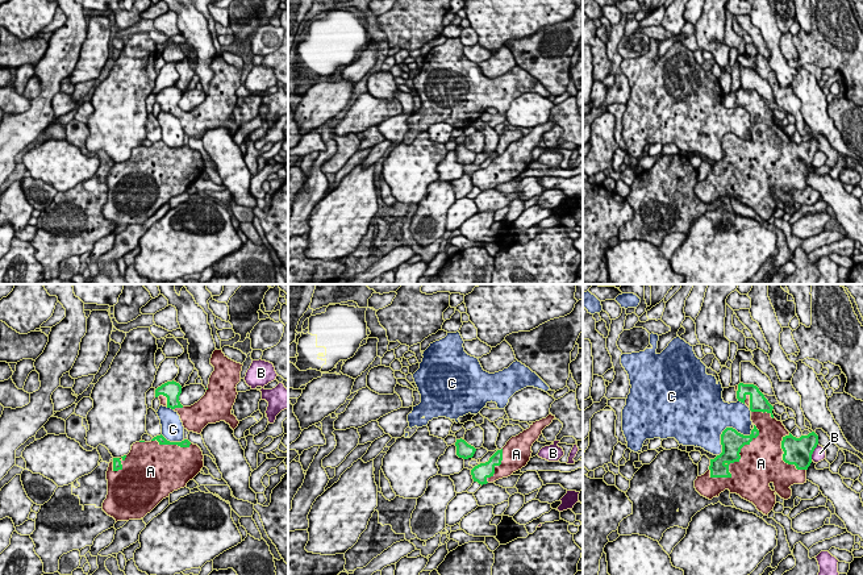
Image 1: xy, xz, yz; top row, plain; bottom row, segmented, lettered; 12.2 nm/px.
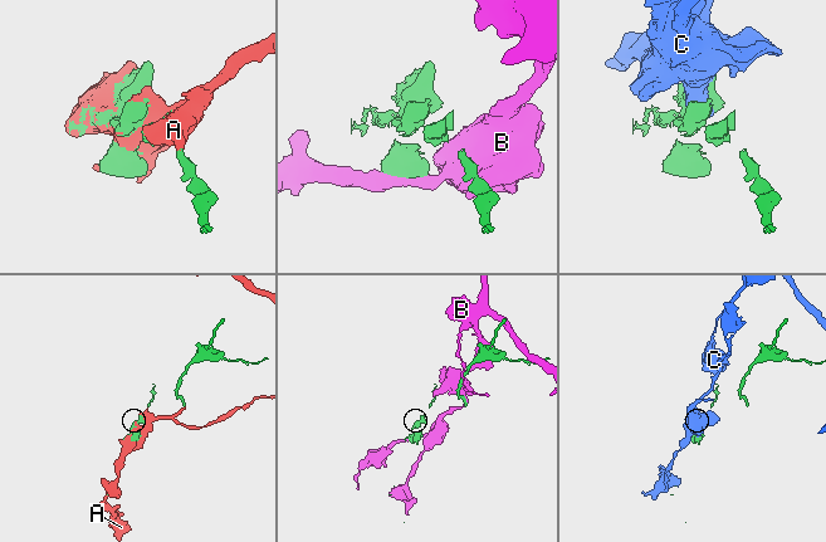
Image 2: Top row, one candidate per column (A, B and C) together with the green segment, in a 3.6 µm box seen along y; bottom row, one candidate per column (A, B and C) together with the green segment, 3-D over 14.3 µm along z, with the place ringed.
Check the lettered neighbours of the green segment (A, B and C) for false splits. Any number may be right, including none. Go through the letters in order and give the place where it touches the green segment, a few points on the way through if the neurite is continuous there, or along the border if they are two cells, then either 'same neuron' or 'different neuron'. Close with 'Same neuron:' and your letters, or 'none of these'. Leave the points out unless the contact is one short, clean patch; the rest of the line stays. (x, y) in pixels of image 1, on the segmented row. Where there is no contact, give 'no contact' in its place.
A: contact yz (737, 461); same neuron
B: contact yz (813, 450); different neuron
C: contact yz (726, 428); different neuron
Same neuron: A

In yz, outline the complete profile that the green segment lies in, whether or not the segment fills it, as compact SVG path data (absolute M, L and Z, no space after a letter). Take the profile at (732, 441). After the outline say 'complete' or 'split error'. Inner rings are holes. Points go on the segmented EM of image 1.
M754 384L735 386L738 401L751 411L754 429L743 436L733 428L721 434L722 453L710 459L709 470L695 480L696 491L712 500L729 489L768 514L776 496L788 500L793 484L806 483L806 470L818 445L812 432L793 437L774 414L774 407Z | split error

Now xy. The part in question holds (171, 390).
M214 350L210 358L214 367L209 378L205 395L193 405L183 407L179 401L182 386L167 382L155 389L160 405L174 409L183 422L184 429L201 434L208 424L225 421L234 430L239 421L232 413L237 399L237 384L241 382L241 363L229 359L222 350Z | split error

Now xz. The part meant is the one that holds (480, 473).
M550 413L546 418L533 422L529 429L512 437L488 462L480 463L471 470L474 482L481 486L493 483L525 467L530 461L533 443L538 441L542 430L554 420L555 416Z | split error

